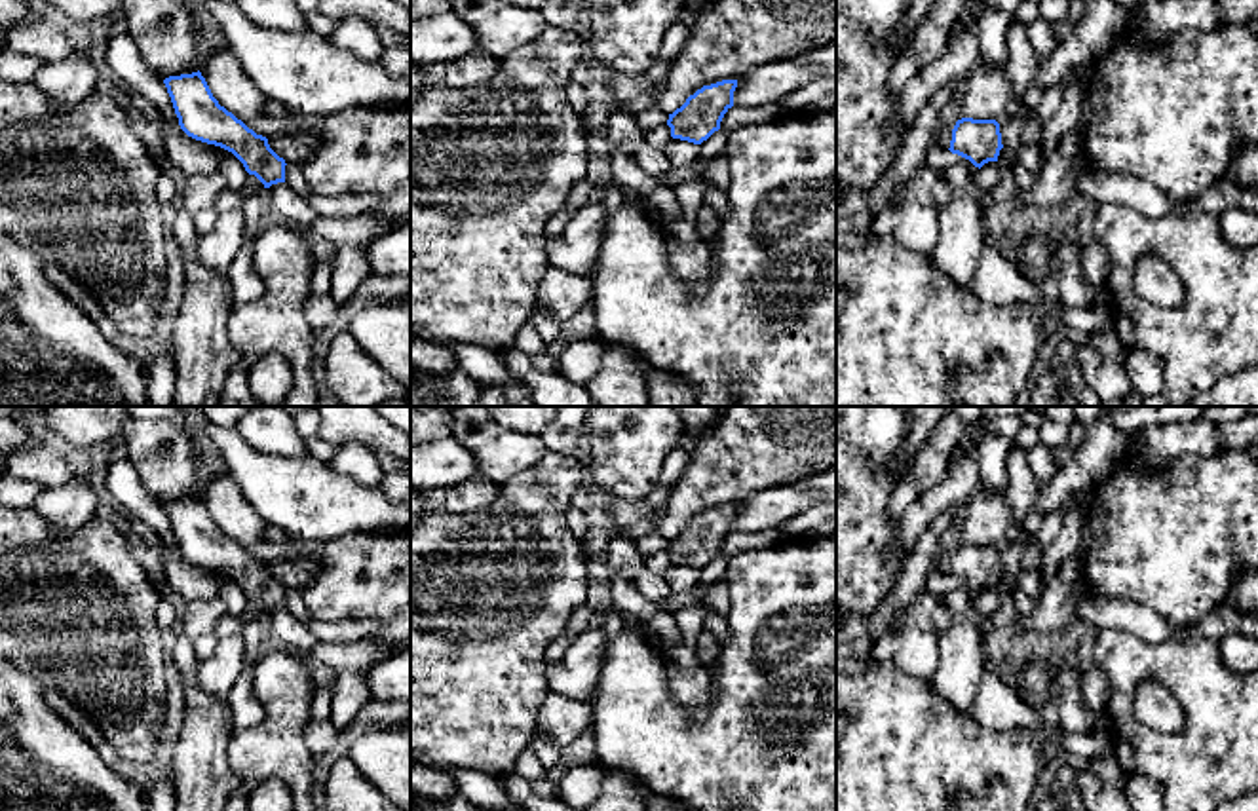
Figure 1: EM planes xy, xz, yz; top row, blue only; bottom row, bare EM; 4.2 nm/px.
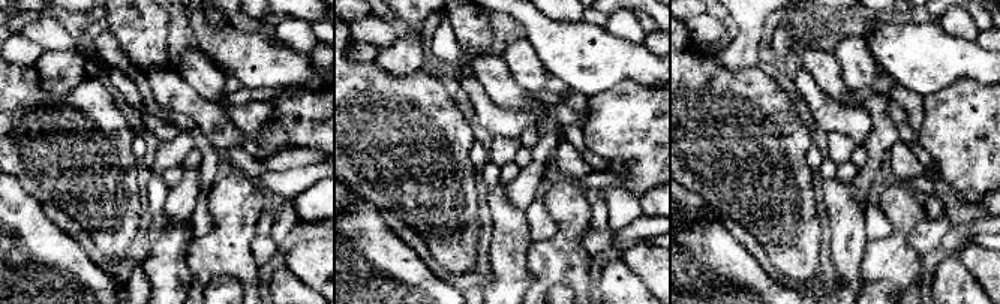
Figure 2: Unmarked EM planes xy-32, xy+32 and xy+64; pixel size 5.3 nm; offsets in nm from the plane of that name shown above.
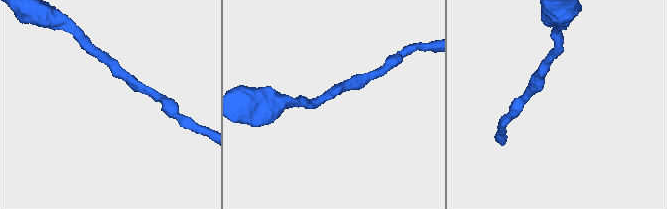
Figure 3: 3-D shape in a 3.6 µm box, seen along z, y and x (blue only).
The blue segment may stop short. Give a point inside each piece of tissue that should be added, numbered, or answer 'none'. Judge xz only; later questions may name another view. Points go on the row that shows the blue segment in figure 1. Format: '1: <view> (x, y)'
none

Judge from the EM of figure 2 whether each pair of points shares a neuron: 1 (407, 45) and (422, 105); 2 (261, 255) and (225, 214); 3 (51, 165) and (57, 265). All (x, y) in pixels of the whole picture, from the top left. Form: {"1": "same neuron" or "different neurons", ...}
{"1": "different neurons", "2": "different neurons", "3": "different neurons"}

